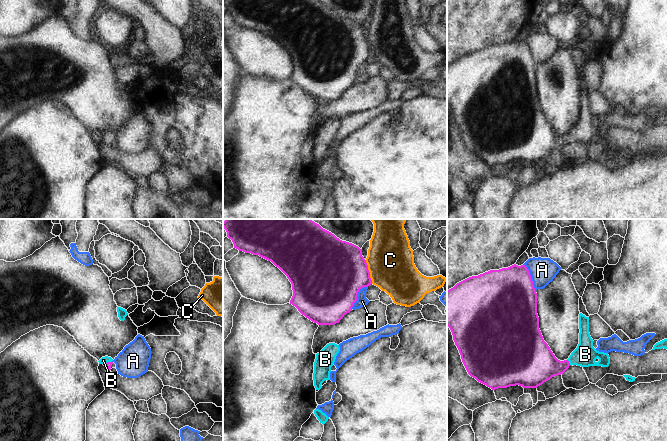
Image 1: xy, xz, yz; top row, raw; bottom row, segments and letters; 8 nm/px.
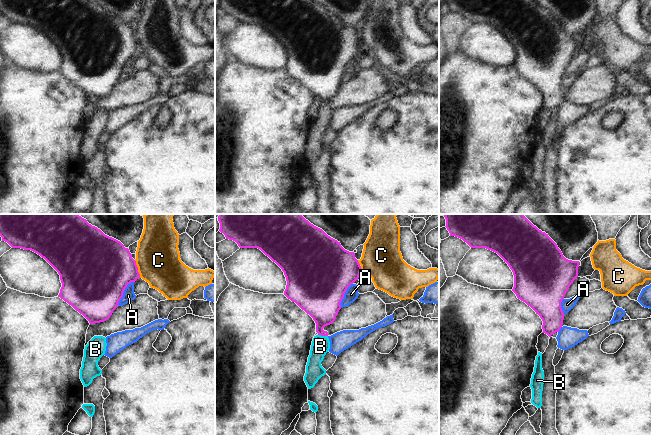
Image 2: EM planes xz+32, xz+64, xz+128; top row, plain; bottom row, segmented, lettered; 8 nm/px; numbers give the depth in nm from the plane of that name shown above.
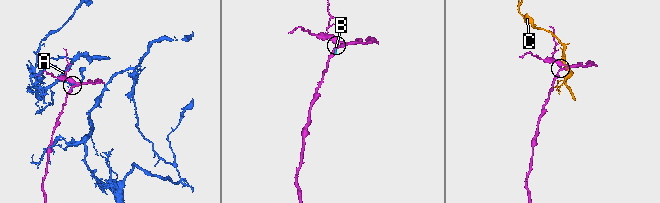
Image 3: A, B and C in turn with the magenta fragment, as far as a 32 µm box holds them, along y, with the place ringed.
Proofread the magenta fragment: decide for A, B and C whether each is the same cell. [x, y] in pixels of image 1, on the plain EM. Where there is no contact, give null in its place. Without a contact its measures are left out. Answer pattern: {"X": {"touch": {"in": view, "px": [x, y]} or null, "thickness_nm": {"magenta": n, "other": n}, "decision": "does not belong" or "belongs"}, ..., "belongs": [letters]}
{"A": {"touch": {"in": "xz", "px": [357, 71]}, "thickness_nm": {"magenta": 500, "other": 90}, "decision": "does not belong"}, "B": {"touch": {"in": "yz", "px": [568, 138]}, "thickness_nm": {"magenta": 300, "other": 180}, "decision": "belongs"}, "C": {"touch": {"in": "xz", "px": [369, 48]}, "thickness_nm": {"magenta": 460, "other": 380}, "decision": "does not belong"}, "belongs": ["B"]}

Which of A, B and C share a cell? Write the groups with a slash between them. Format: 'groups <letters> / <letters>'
groups A / B / C

